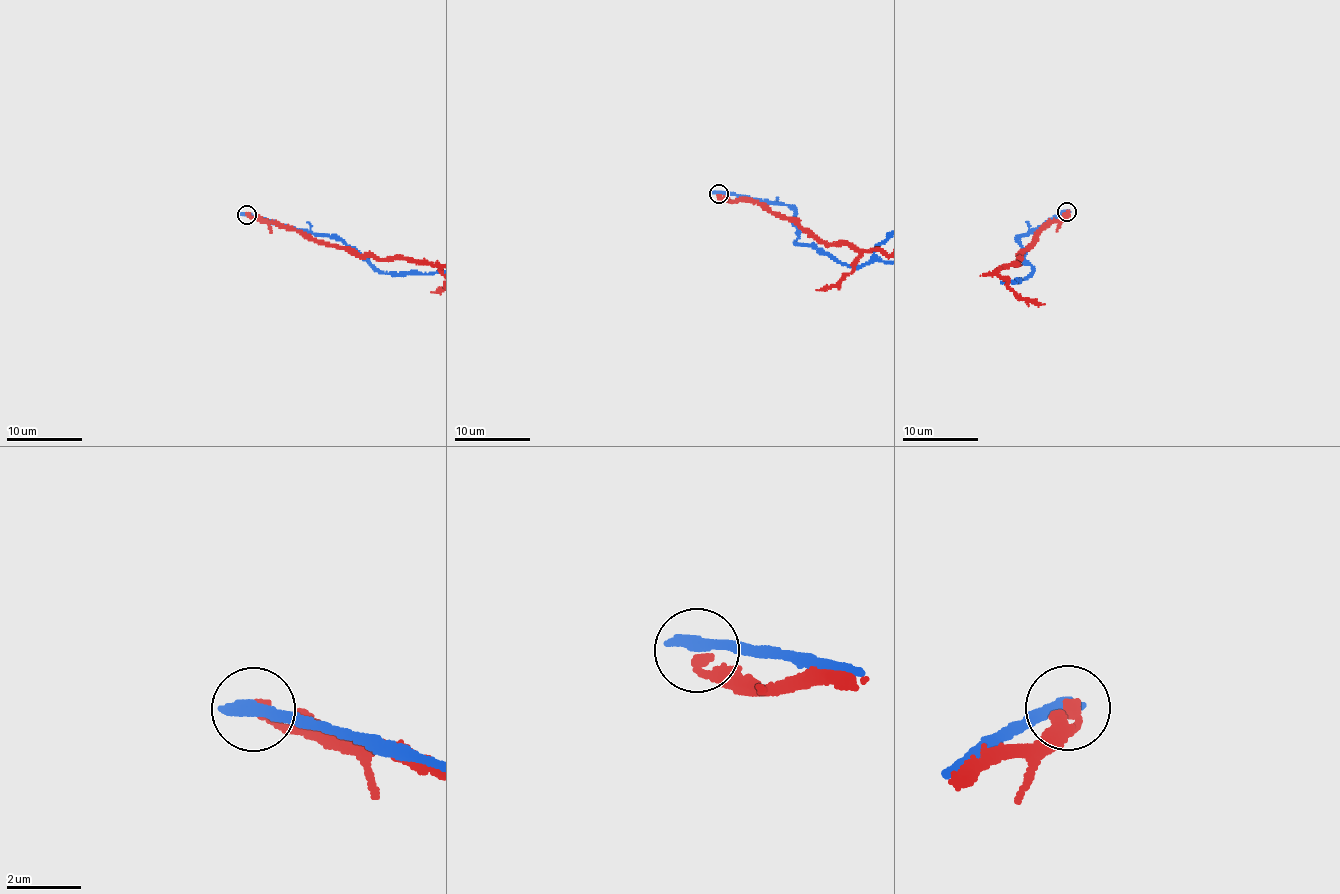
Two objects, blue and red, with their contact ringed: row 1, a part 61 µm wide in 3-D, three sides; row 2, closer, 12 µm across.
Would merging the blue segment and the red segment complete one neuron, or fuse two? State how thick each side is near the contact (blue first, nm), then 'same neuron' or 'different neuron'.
420 nm thick on the blue side, 260 nm on the other; different neuron

